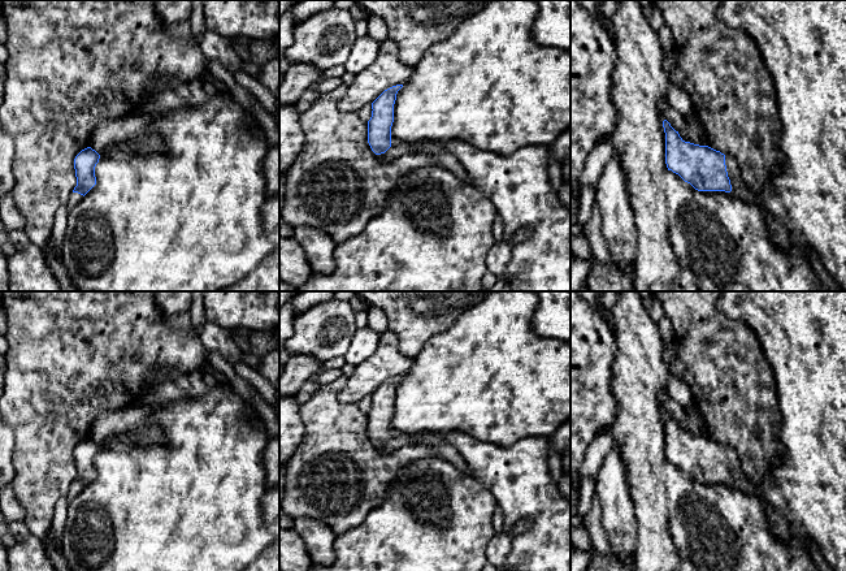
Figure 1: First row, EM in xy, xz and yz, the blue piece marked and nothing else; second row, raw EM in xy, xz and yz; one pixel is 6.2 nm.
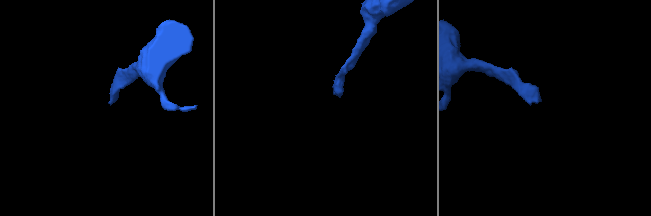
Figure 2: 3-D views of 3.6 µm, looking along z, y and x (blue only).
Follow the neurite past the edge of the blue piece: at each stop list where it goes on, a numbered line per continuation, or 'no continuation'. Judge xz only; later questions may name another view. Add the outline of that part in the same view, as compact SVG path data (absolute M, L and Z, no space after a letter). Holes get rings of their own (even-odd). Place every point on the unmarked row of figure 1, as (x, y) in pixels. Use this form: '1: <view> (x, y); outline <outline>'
1: xz (398, 440); outline M391 431L391 438L385 445L378 446L378 450L383 454L391 454L395 450L408 445L429 446L437 451L439 458L448 460L461 472L470 475L465 460L456 450L456 447L443 441L439 436L434 433L417 441L412 438L411 434L407 434L399 431Z

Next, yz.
1: yz (740, 481); outline M725 446L725 457L732 476L730 486L745 494L756 496L758 486L745 476L734 449L730 446Z

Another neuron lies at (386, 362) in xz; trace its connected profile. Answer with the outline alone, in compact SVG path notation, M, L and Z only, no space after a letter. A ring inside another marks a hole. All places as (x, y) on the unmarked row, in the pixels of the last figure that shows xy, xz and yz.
M386 330L379 334L377 350L372 356L355 367L355 373L338 393L338 399L357 403L361 398L372 395L385 381L407 375L413 364L415 359L399 351L396 334Z

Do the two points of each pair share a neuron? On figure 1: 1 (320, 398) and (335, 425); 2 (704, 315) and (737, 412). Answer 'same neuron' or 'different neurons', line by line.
1: same neuron
2: same neuron

